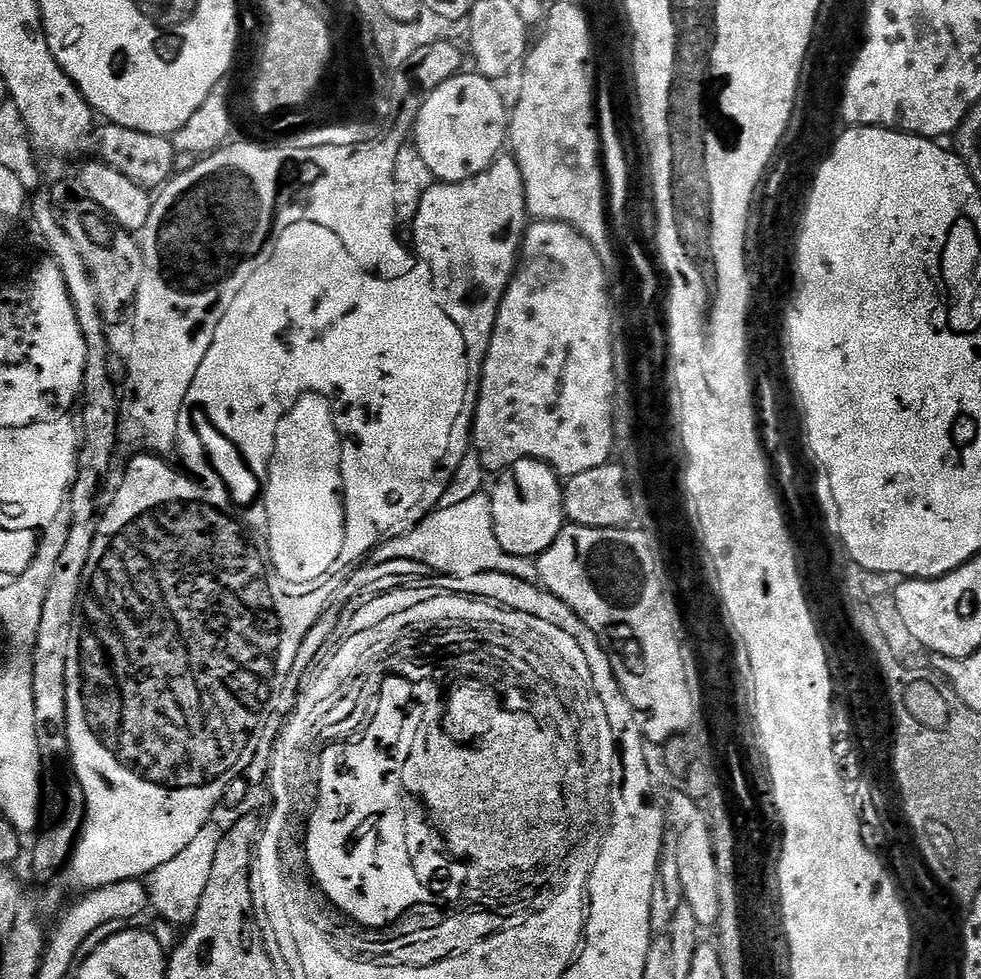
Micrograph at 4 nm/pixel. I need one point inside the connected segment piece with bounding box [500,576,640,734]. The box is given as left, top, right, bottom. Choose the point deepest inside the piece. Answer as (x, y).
(620, 717)

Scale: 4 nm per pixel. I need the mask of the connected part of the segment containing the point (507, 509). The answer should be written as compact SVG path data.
M519 460L495 477L496 489L490 492L494 534L511 556L539 558L564 528L564 489L561 477L543 460Z

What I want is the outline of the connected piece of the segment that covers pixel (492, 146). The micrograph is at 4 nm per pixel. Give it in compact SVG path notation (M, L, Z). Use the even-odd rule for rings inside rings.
M461 72L439 86L430 93L412 133L412 142L418 151L430 174L441 183L456 184L466 181L479 173L484 172L503 151L503 144L508 140L510 130L510 112L504 104L495 83L478 72L468 74Z

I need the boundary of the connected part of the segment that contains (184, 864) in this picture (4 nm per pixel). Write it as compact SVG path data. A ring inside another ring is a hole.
M215 823L204 825L198 834L194 834L194 842L182 850L182 854L170 858L170 862L162 862L146 878L148 890L148 902L151 911L156 911L164 920L172 924L191 925L196 917L198 902L202 900L202 894L206 888L206 882L210 878L210 870L214 866L214 854L218 854L218 846L222 835L221 829L215 828Z

